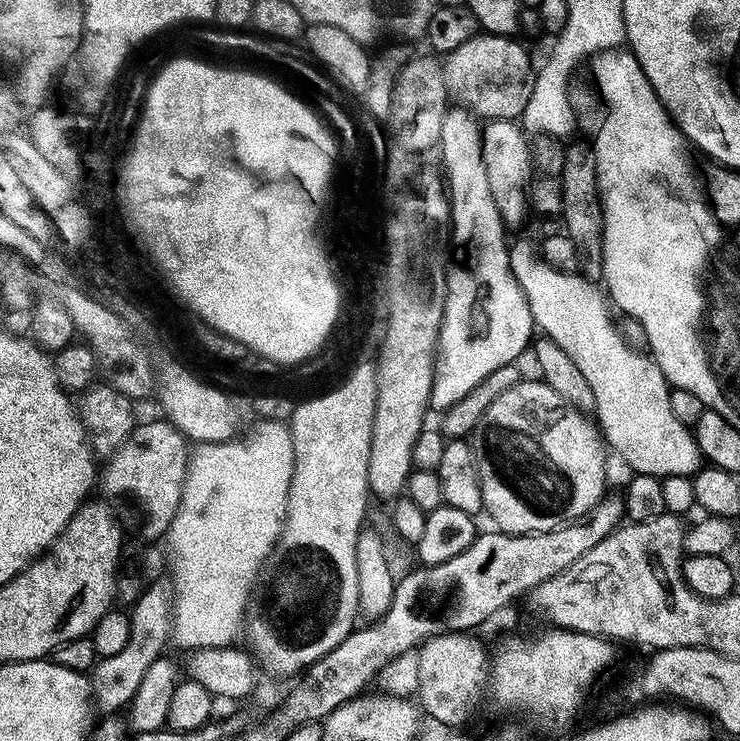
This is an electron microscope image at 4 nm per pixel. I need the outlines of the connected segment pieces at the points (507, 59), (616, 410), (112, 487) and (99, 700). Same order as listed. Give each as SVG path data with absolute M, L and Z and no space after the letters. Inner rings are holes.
M479 33L469 42L464 42L458 49L445 53L441 61L443 84L448 90L449 97L461 107L467 108L473 115L484 120L513 120L519 119L533 93L532 69L525 50L513 37L498 36L492 33Z
M528 240L513 243L508 249L508 257L512 273L526 294L533 325L539 331L541 328L544 331L541 333L547 339L558 342L558 346L562 346L562 350L570 354L572 361L578 365L578 370L582 370L582 375L586 377L596 403L594 420L602 433L605 445L611 451L613 448L633 468L631 470L633 473L642 476L661 478L692 476L699 472L702 467L700 448L696 445L693 429L687 424L678 422L678 418L674 418L672 393L668 379L662 374L662 370L656 365L651 355L643 351L640 353L638 349L631 348L624 341L623 334L616 329L616 324L612 321L611 314L608 313L610 304L605 293L587 276L574 272L563 272L547 264L538 251L537 245L535 248Z
M159 419L137 423L116 453L103 461L98 476L98 488L106 495L133 496L140 503L140 512L144 515L144 536L148 542L155 541L155 536L163 537L174 522L190 455L190 444L184 435L167 419Z
M149 583L131 607L130 637L126 646L122 646L122 650L116 654L101 657L90 673L89 688L92 691L93 705L99 713L117 713L127 707L150 664L165 653L166 642L172 636L172 594L169 585L162 583Z

